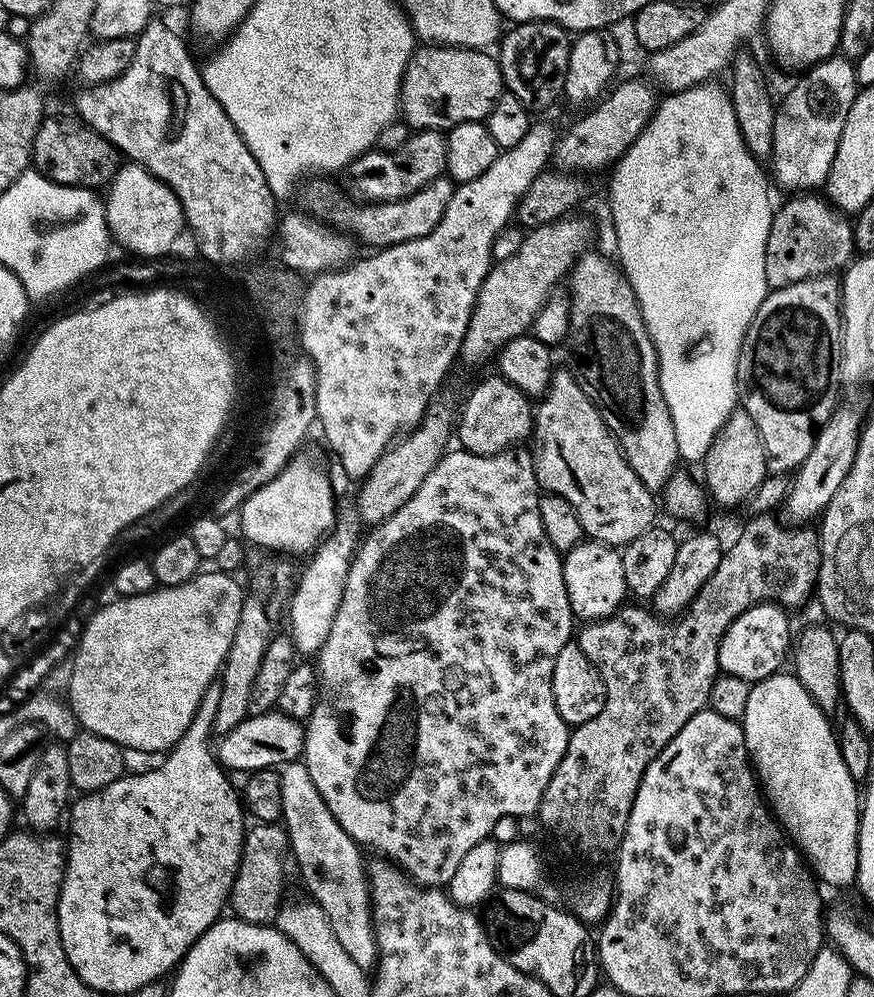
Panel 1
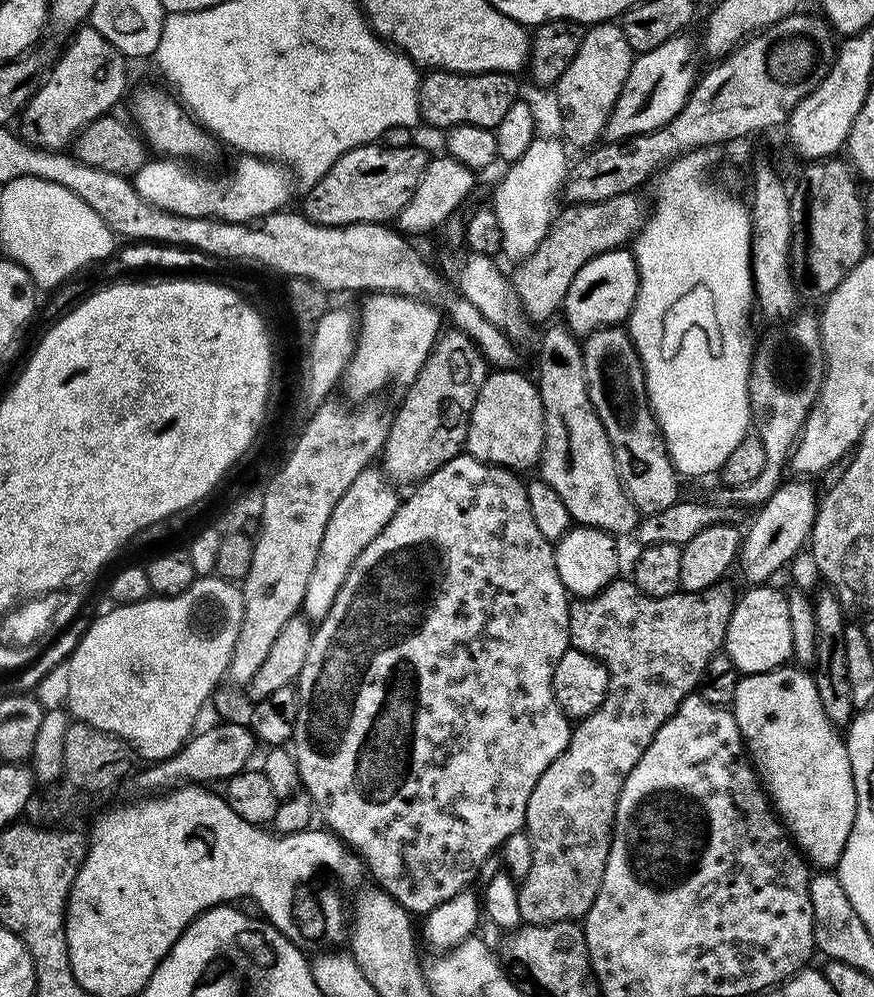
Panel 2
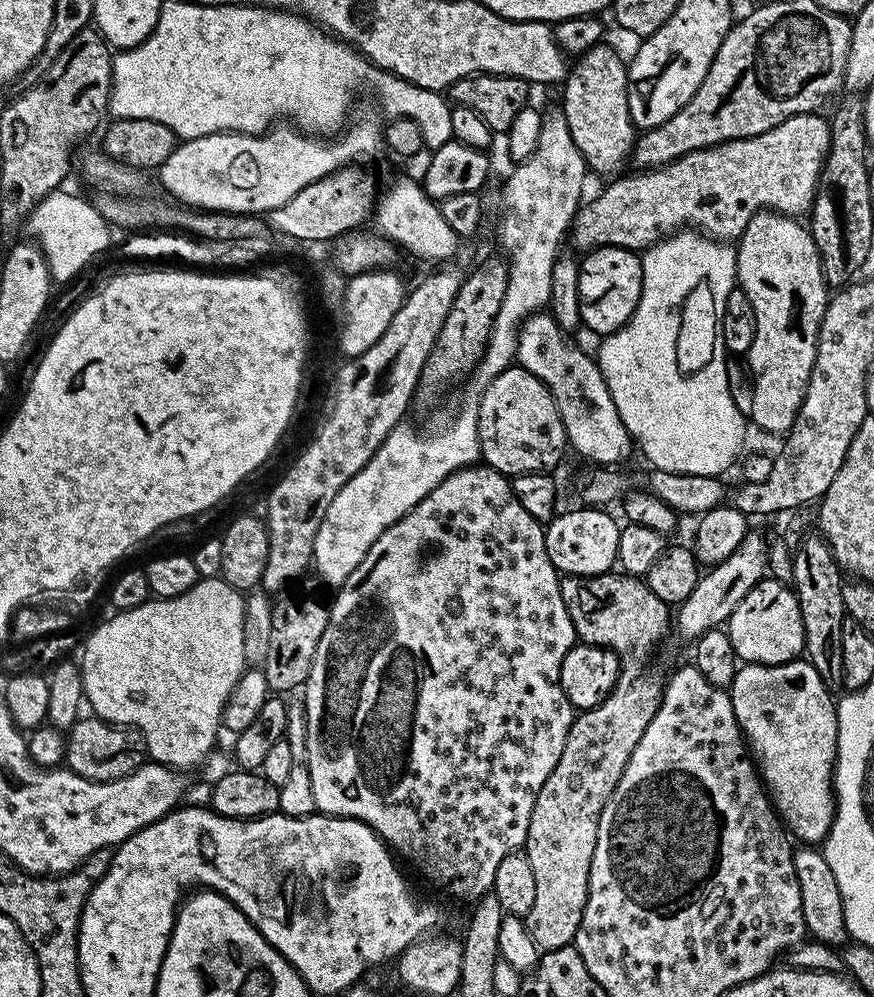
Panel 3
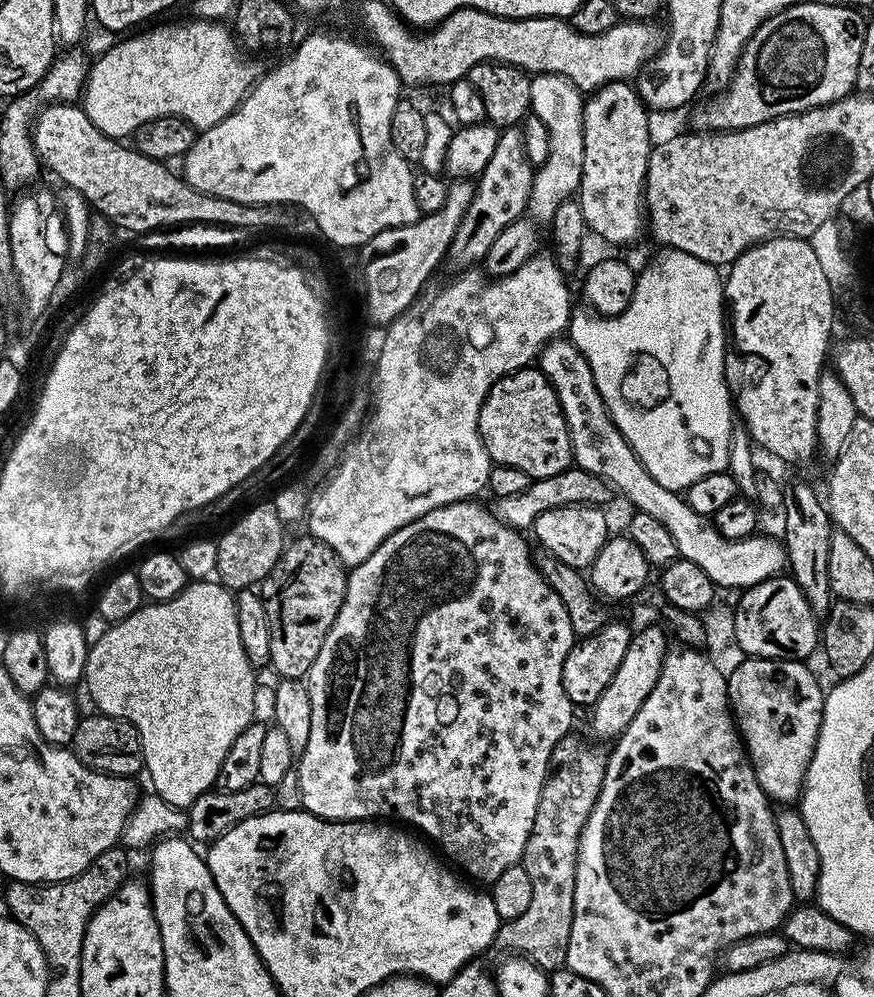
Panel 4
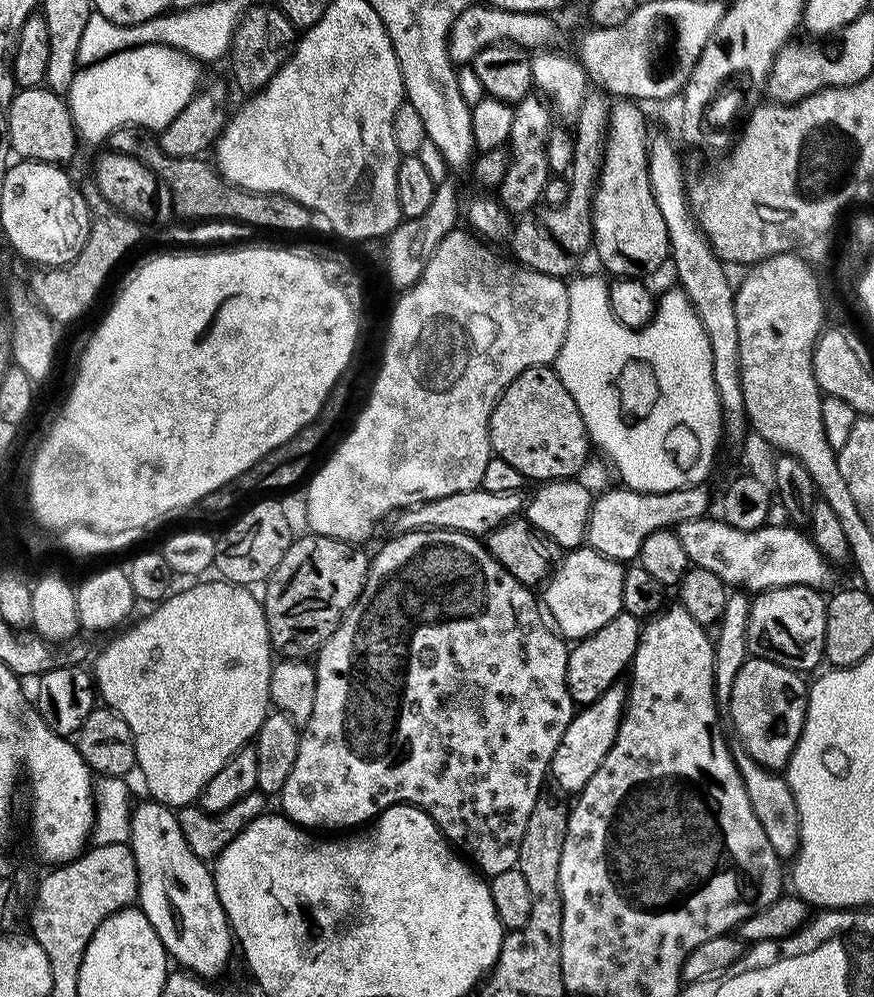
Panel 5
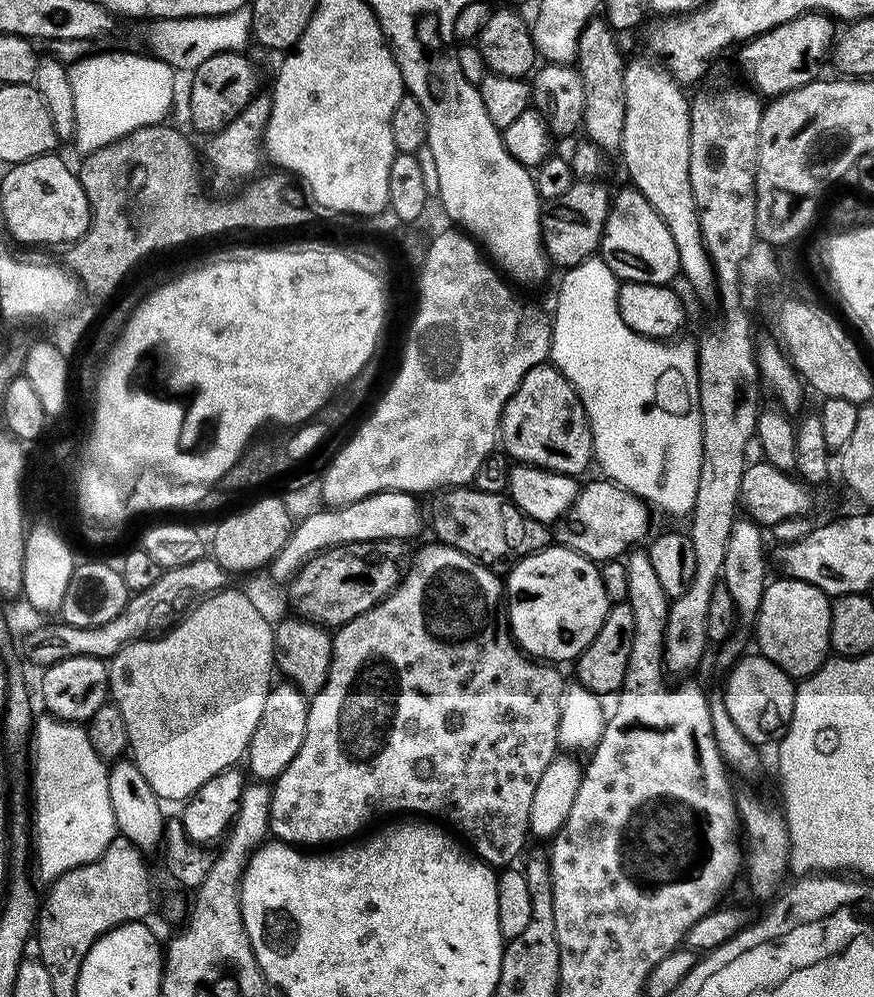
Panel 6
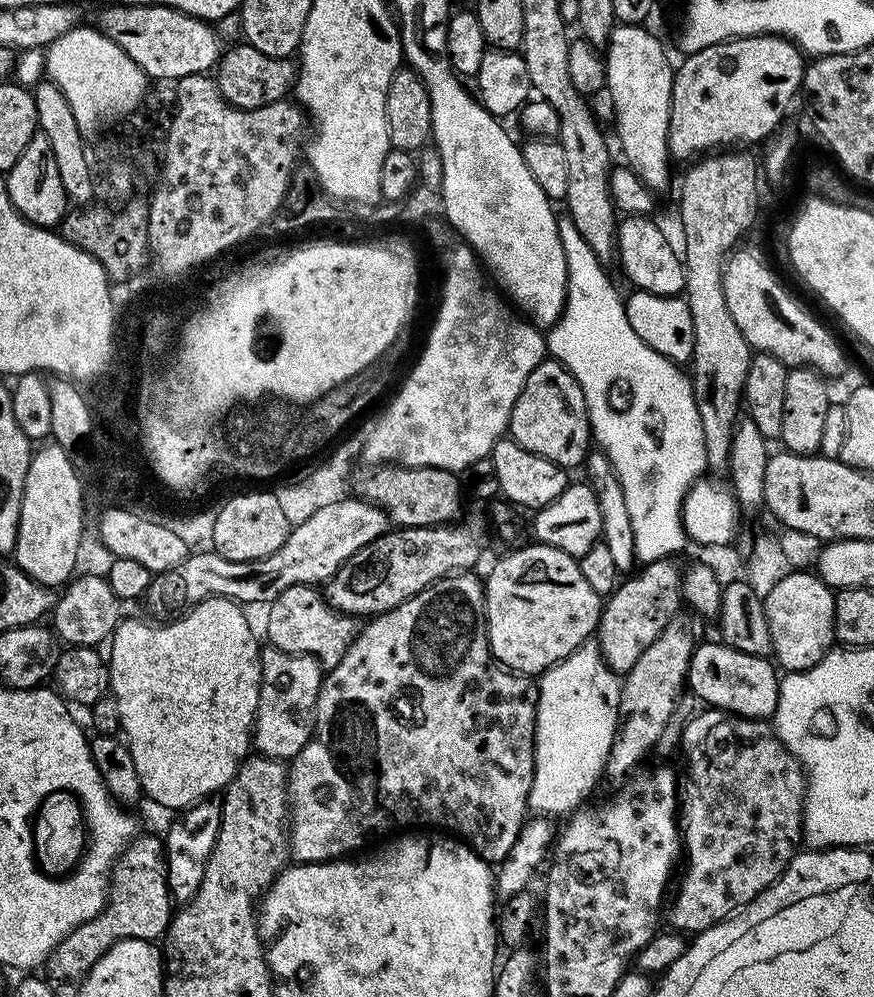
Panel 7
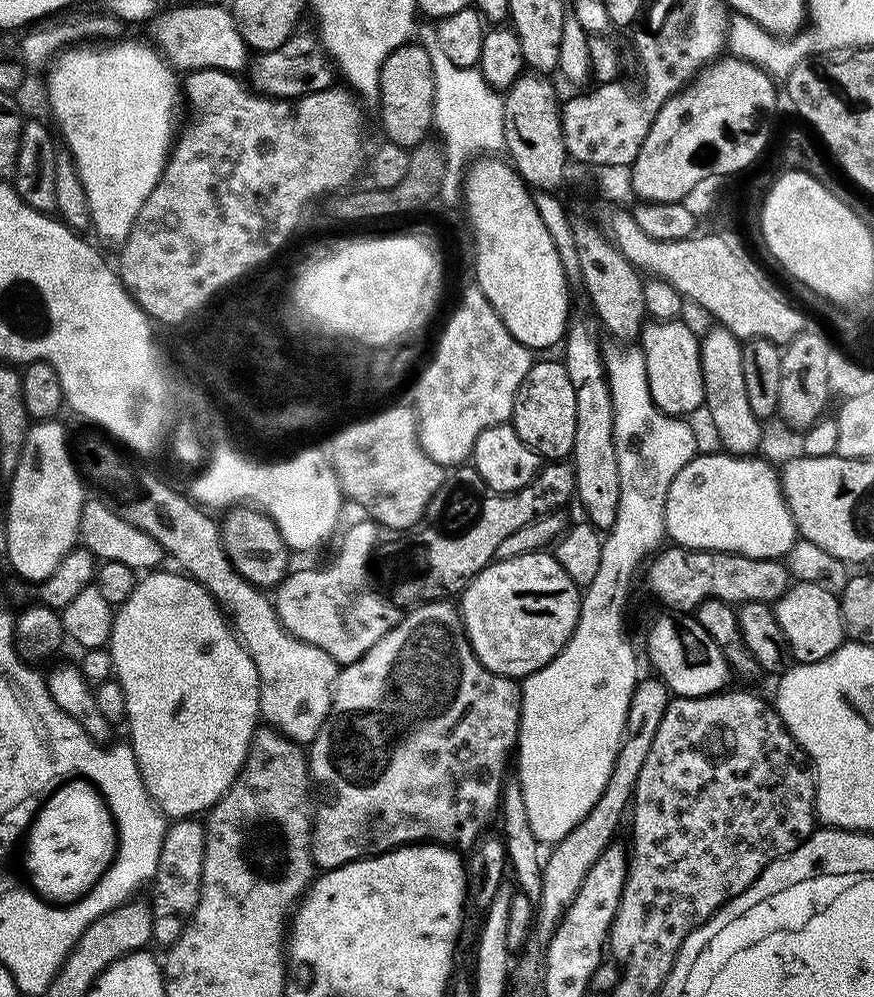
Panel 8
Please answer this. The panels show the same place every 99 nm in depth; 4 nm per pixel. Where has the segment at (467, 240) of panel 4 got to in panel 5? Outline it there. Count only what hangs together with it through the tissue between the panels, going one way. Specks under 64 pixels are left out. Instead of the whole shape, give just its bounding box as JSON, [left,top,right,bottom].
[498,94,554,214]

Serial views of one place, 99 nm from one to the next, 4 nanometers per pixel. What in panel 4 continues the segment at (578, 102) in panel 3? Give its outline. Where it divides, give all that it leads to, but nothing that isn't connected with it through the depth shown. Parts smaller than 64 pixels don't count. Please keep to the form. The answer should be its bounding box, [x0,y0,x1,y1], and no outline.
[578,81,653,244]

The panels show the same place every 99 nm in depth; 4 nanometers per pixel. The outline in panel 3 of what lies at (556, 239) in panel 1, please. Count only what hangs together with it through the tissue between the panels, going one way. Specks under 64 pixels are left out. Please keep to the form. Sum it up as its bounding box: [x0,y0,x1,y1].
[570,114,832,253]

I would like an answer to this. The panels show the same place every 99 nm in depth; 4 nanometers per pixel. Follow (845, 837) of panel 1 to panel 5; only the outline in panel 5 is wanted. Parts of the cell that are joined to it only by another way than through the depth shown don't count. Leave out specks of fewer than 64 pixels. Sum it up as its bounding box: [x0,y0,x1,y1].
[726,656,809,770]

